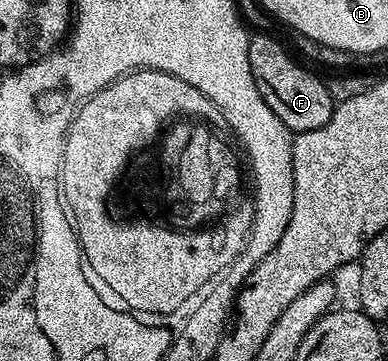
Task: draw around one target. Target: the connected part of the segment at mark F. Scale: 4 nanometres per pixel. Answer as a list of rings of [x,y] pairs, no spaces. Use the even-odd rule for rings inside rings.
[[[256,32],[248,39],[250,72],[254,76],[254,84],[258,84],[258,92],[262,92],[262,100],[270,104],[274,116],[278,116],[288,130],[299,132],[322,128],[334,109],[327,85],[319,82],[306,67],[299,66],[271,36],[268,32]]]

